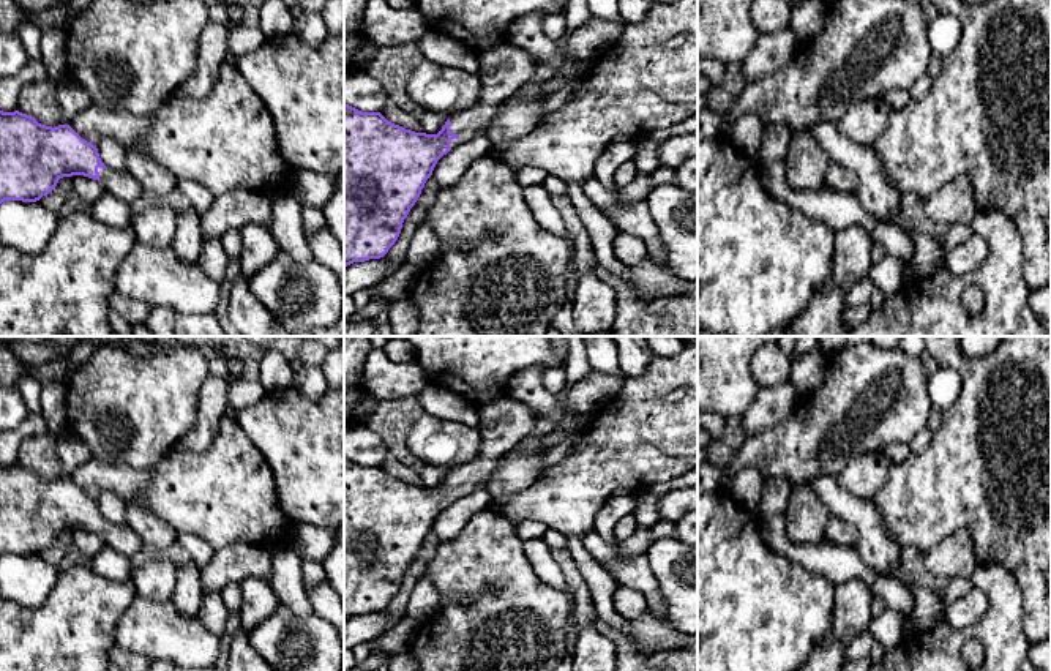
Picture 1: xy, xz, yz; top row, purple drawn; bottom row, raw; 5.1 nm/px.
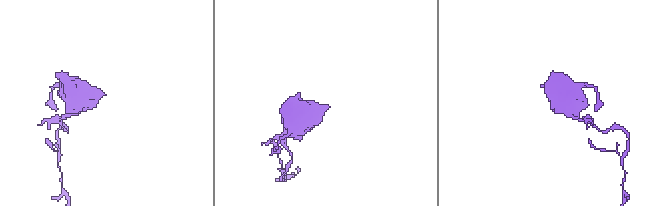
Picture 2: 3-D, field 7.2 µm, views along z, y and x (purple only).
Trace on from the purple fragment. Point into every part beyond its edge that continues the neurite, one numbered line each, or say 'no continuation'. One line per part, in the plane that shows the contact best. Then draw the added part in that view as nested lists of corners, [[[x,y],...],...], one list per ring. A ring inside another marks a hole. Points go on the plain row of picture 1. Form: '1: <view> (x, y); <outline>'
1: xz (505, 423); [[[510,395],[477,409],[481,433],[480,452],[472,463],[450,469],[450,485],[458,489],[450,494],[450,502],[470,491],[484,489],[497,461],[530,439],[540,420],[535,412]]]

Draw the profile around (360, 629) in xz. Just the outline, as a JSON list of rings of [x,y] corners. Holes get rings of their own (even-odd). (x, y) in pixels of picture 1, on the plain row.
[[[383,609],[365,616],[353,616],[344,620],[344,649],[353,649],[361,643],[369,643],[385,633],[390,627],[390,616]]]

